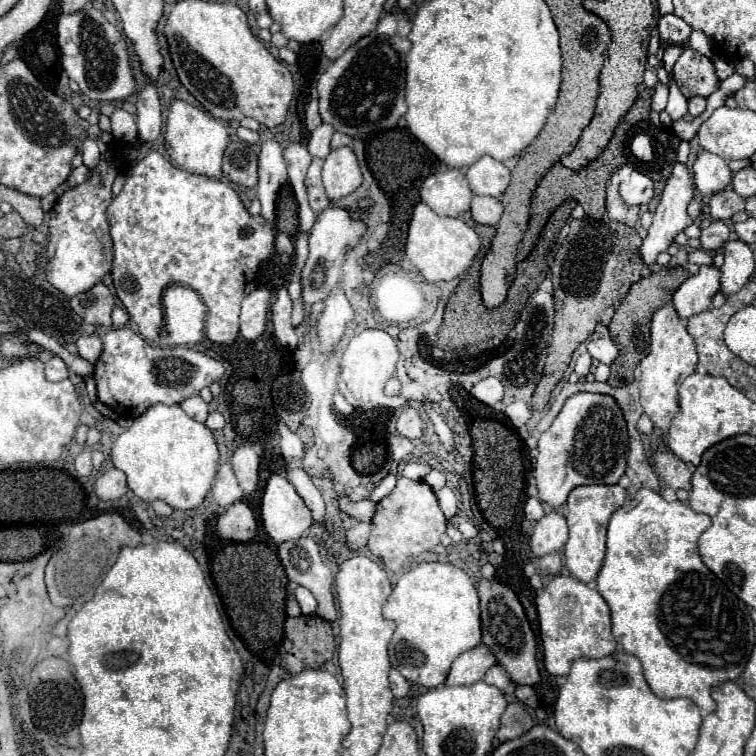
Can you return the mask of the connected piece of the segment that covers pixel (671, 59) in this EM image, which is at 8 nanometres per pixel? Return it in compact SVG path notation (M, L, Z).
M671 46L671 48L667 48L667 50L665 50L665 54L663 54L663 62L665 62L665 66L667 66L669 76L671 76L671 66L677 62L677 58L681 56L681 52L683 52L683 50L685 50L683 46Z

